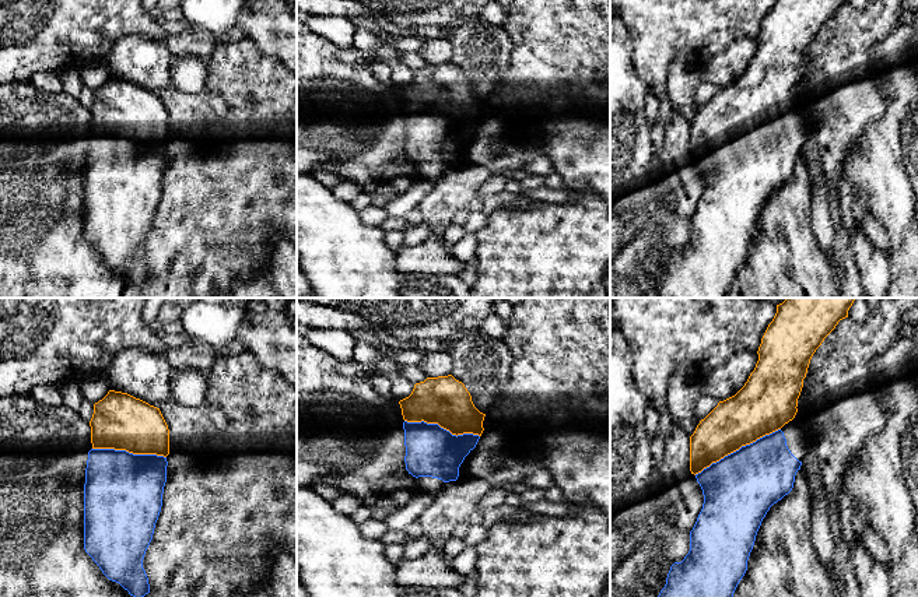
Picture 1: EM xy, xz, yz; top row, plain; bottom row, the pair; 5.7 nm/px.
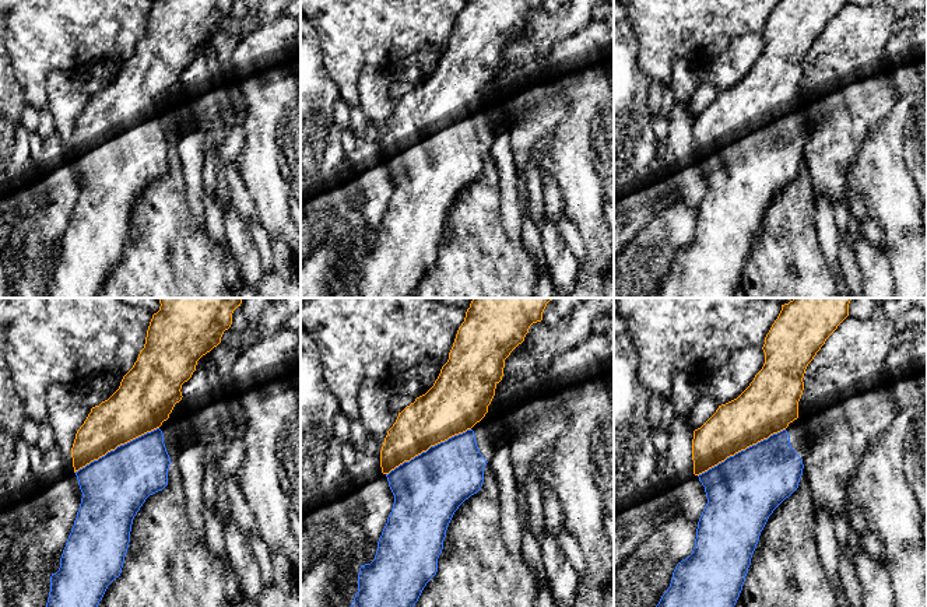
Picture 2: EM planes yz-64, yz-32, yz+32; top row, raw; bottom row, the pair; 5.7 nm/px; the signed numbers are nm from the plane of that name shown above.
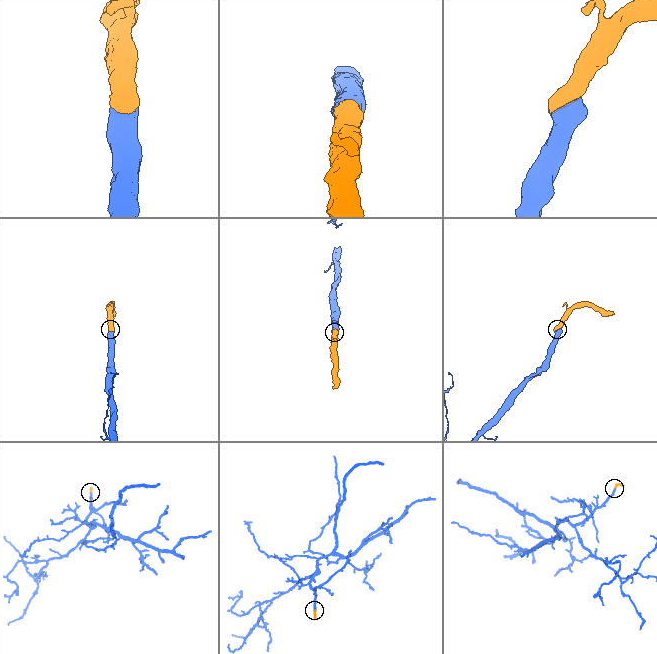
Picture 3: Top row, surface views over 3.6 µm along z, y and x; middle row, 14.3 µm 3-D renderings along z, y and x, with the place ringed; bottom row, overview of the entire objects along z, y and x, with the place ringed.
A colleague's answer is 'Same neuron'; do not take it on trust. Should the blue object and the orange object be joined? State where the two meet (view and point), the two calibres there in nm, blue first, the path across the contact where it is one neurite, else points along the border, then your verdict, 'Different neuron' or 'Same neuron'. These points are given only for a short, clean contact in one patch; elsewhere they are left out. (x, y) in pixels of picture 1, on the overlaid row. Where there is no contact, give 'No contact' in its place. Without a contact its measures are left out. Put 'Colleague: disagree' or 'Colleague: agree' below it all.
Touches blue at yz (736, 450). Thickness 400 nm (blue) against 300 nm. Same neuron
Colleague: agree

